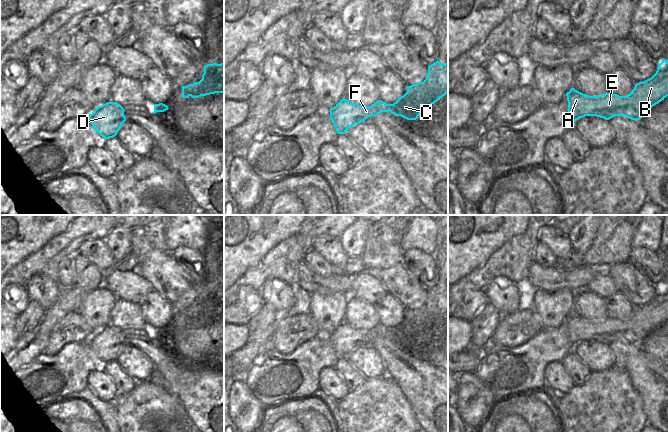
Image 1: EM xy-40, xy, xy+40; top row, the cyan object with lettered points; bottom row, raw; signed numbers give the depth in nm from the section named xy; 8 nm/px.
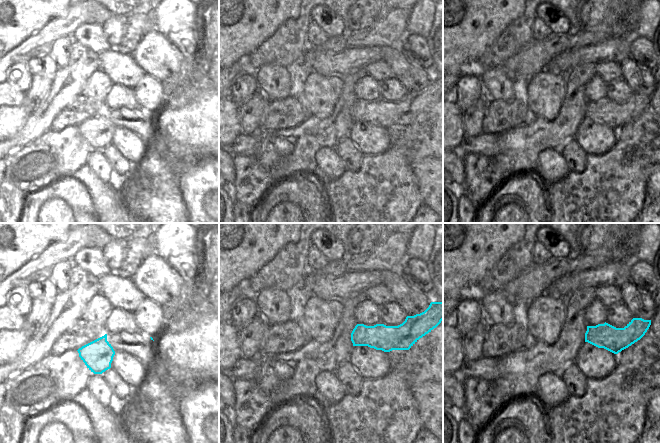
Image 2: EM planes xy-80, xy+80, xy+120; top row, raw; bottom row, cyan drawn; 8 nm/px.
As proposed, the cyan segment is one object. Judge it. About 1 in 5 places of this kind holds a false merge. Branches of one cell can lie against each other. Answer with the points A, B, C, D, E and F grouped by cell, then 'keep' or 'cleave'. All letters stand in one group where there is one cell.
groups A B C D E F; keep

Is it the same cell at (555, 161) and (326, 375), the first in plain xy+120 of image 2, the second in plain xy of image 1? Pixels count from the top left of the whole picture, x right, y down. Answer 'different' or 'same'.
same

